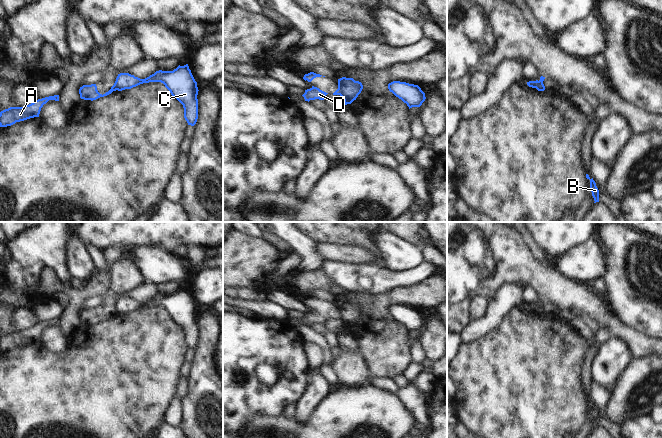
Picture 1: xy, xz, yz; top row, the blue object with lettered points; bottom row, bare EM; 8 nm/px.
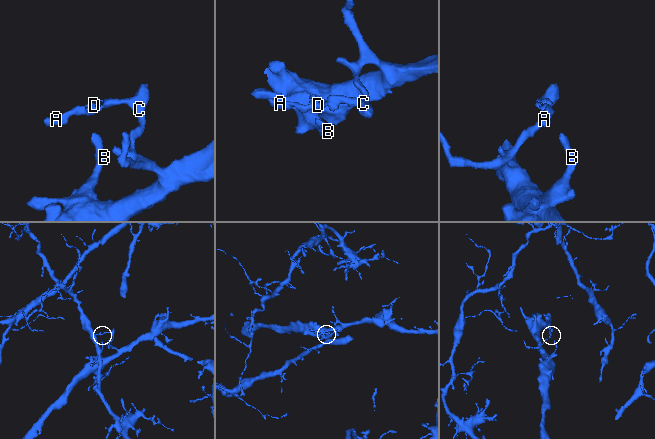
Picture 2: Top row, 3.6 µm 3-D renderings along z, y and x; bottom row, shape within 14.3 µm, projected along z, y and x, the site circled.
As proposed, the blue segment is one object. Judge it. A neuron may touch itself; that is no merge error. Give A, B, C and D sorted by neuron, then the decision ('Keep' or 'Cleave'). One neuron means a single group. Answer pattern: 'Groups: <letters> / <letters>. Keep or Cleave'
Groups: A D / B C. Cleave

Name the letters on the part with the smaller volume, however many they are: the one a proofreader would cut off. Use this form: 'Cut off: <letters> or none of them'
Cut off: A, D

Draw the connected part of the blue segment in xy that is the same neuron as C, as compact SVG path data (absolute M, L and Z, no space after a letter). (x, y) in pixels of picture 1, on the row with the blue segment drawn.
M188 64L178 66L173 71L156 71L145 79L129 73L118 74L114 85L118 91L131 89L143 83L161 82L184 108L184 118L188 125L194 126L198 119L198 87Z

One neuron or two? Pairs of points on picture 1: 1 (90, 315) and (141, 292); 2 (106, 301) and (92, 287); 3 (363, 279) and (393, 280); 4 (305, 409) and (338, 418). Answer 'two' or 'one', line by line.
1: one
2: two
3: one
4: two

